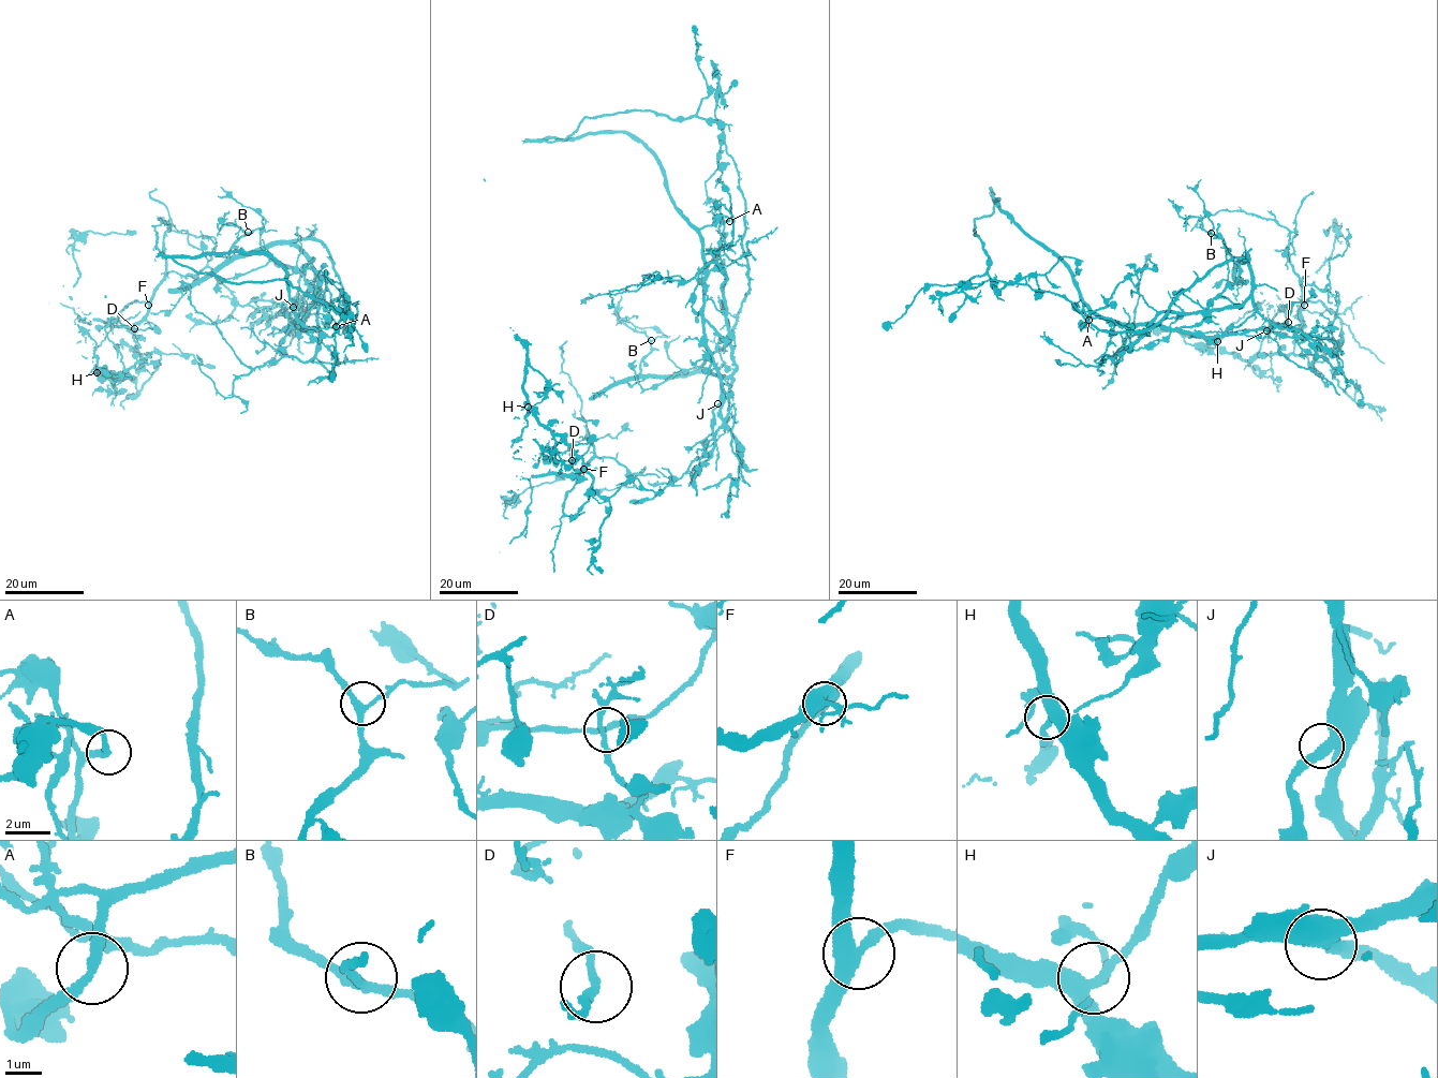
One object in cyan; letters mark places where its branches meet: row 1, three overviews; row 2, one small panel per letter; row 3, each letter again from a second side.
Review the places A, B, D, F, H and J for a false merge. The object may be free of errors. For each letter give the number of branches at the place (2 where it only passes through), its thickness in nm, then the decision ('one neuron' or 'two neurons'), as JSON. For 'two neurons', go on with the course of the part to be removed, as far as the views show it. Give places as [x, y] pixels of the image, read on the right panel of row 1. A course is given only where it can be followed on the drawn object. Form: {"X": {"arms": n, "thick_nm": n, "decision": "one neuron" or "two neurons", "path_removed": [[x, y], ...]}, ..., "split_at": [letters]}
{"A": {"arms": 2, "thick_nm": 280, "decision": "one neuron"}, "B": {"arms": 3, "thick_nm": 240, "decision": "one neuron"}, "D": {"arms": 2, "thick_nm": 220, "decision": "one neuron"}, "F": {"arms": 3, "thick_nm": 360, "decision": "one neuron"}, "H": {"arms": 3, "thick_nm": 340, "decision": "one neuron"}, "J": {"arms": 2, "thick_nm": 380, "decision": "one neuron"}, "split_at": []}

